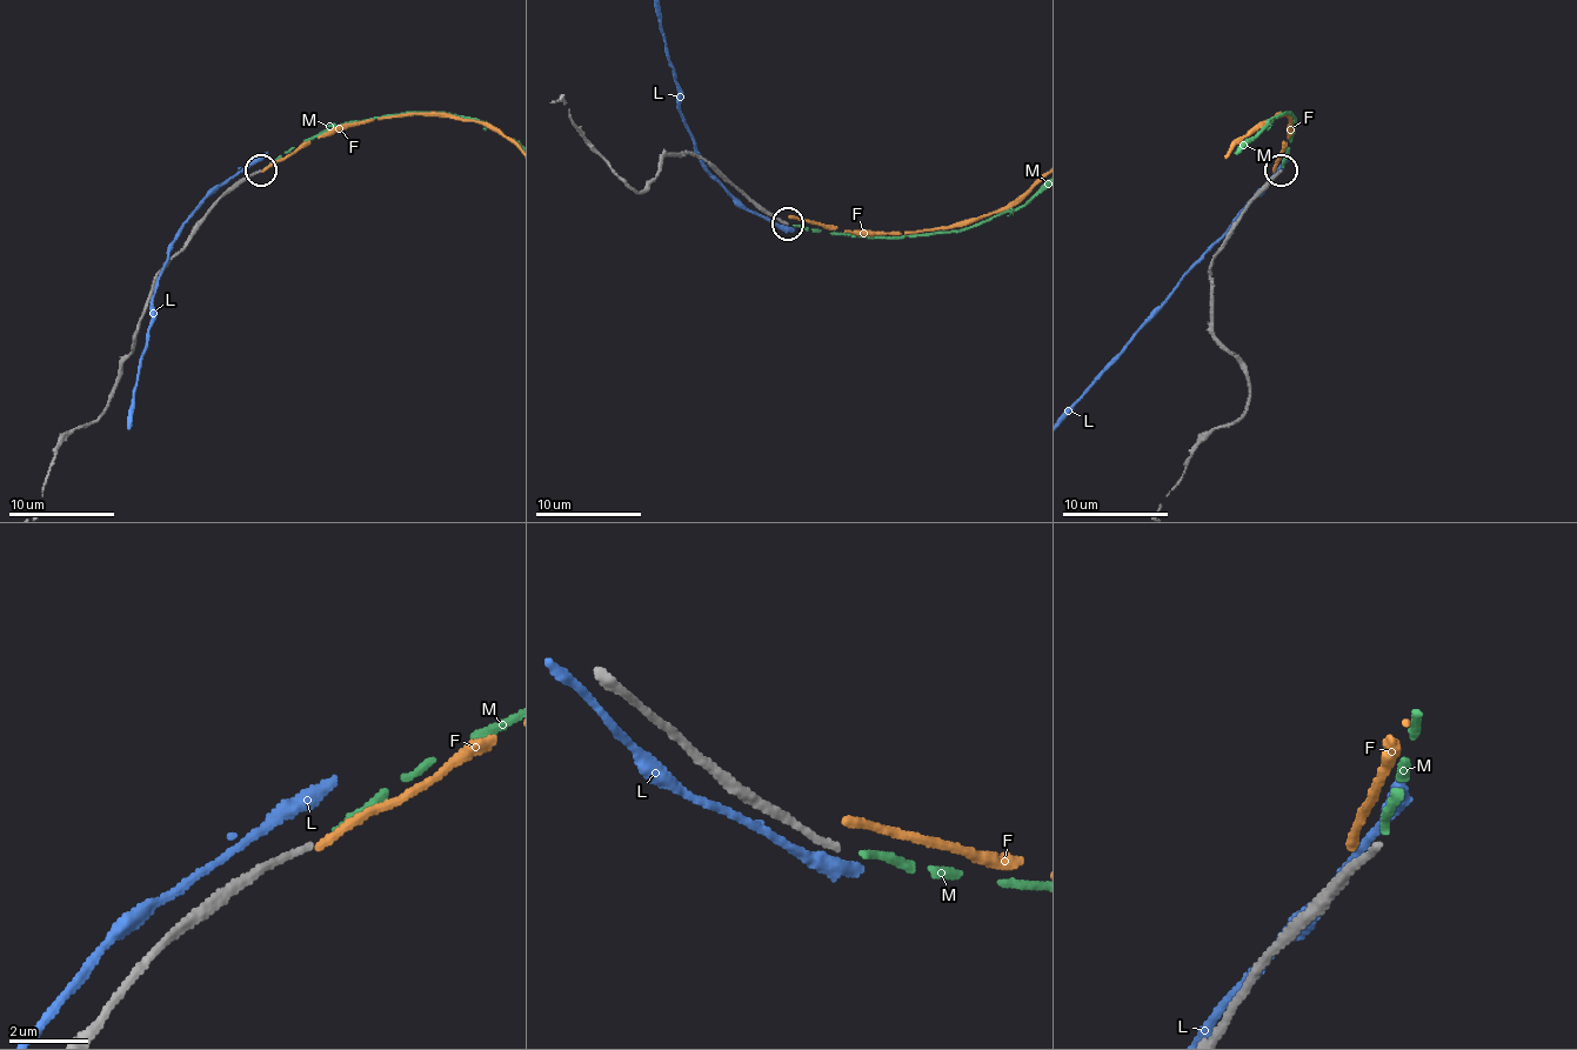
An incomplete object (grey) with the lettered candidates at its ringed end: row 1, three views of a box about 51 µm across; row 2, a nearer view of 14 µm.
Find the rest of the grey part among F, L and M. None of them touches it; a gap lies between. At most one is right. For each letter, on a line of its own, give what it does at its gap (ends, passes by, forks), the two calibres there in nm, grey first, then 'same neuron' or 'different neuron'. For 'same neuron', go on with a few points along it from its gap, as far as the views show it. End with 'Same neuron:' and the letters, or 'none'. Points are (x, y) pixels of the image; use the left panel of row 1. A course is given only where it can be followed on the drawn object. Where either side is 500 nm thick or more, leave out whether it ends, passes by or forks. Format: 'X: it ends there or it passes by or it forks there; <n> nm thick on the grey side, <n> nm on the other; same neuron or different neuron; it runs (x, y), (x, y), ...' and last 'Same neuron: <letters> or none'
F: it ends there; 170 nm thick on the grey side, 220 nm on the other; different neuron
L: it passes by; 170 nm thick on the grey side, 360 nm on the other; different neuron
M: it ends there; 170 nm thick on the grey side, 180 nm on the other; same neuron
Same neuron: M

